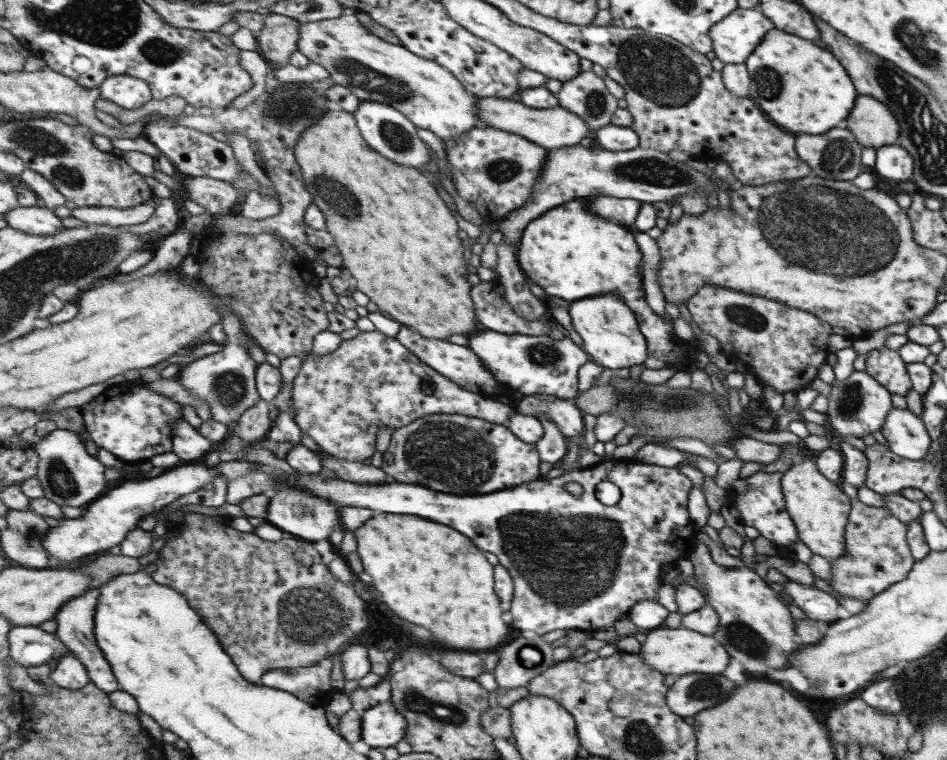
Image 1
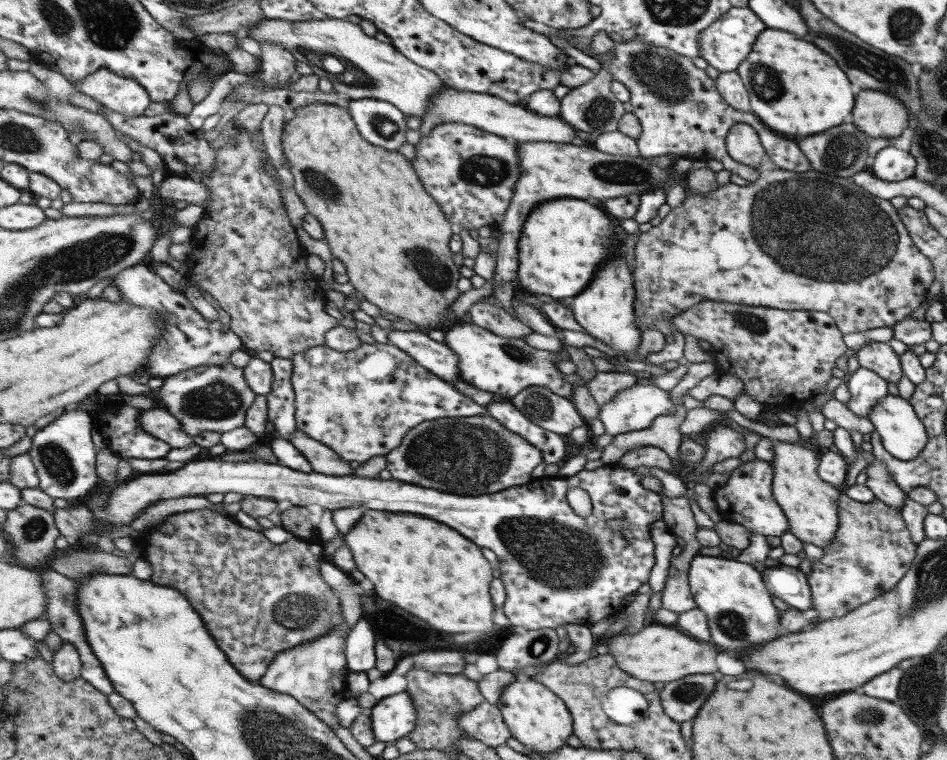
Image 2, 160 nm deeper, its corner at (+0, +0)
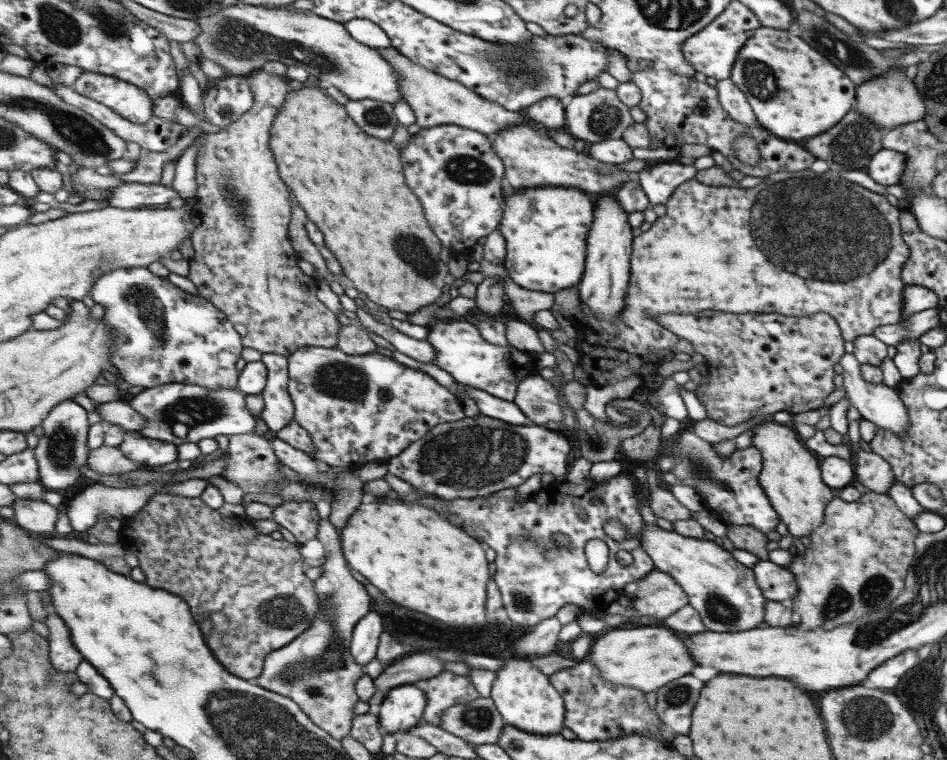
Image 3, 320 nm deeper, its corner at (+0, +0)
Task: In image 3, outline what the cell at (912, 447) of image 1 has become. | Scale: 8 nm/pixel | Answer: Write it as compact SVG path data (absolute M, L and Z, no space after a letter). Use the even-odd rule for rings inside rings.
M843 353L838 360L839 366L843 369L841 373L843 380L844 394L848 398L851 406L857 409L863 420L873 422L876 427L881 427L895 433L902 435L908 429L908 418L905 407L901 399L895 393L894 388L889 388L885 384L869 384L863 382L860 373L859 361L852 355L852 353Z

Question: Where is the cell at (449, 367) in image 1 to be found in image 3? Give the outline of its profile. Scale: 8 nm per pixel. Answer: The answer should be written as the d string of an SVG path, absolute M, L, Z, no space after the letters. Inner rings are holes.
M359 307L355 313L357 314L357 320L361 322L365 329L383 337L396 350L419 362L434 364L436 350L433 343L429 342L427 338L416 340L407 336L407 334L403 334L403 332L399 332L397 328L393 328L390 324L382 324L375 320L371 313L368 313L367 308Z

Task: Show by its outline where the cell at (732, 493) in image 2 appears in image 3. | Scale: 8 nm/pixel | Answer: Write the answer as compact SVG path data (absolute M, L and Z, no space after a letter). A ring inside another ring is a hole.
M684 431L662 444L659 456L670 458L673 466L668 470L681 485L692 488L702 497L707 510L728 525L749 525L764 535L779 524L778 514L771 508L758 483L761 455L754 446L735 449L729 456L720 458L715 447L695 433Z

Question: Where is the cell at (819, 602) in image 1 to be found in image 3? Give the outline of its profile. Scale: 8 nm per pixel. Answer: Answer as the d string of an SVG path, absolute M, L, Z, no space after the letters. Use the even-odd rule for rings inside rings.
M762 560L757 561L750 569L755 583L766 601L788 604L797 596L794 576L786 567Z

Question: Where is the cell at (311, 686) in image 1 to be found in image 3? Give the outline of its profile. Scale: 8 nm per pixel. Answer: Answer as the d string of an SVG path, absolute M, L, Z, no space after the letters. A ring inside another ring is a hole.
M320 520L318 539L324 544L326 559L321 566L323 574L315 581L315 591L321 610L309 630L285 648L268 654L263 673L254 680L267 690L292 698L313 723L337 740L352 734L356 705L360 702L356 686L366 672L352 656L351 644L357 624L371 612L371 596L351 574L347 558L343 556L341 535L334 522Z

